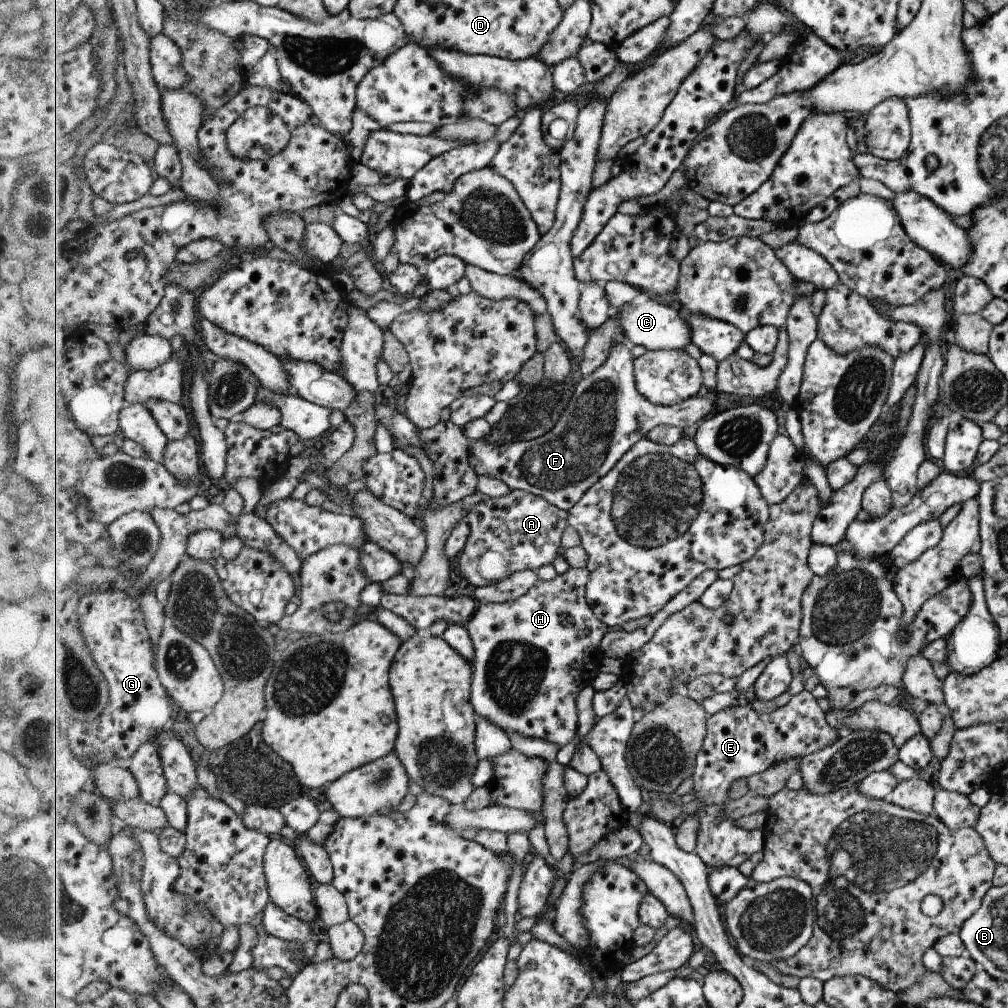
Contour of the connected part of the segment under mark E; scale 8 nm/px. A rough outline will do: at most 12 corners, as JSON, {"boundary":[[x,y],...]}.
{"boundary":[[812,692],[709,716],[693,774],[696,854],[739,869],[763,831],[728,817],[731,784],[833,744]]}

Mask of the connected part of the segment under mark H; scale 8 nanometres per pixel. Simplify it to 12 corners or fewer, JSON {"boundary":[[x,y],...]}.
{"boundary":[[587,568],[480,604],[472,704],[559,748],[609,628]]}

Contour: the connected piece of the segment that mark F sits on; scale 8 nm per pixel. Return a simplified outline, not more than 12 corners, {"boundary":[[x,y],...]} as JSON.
{"boundary":[[631,344],[577,384],[553,430],[472,442],[478,476],[571,511],[657,426],[694,427],[705,396],[637,390]]}

